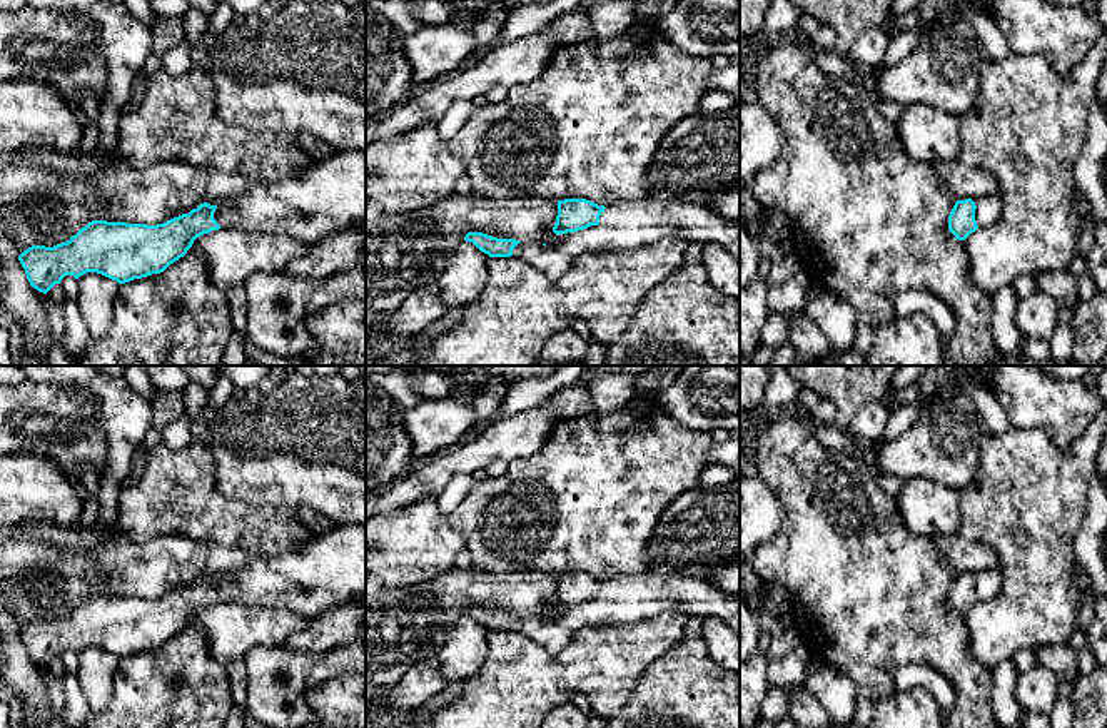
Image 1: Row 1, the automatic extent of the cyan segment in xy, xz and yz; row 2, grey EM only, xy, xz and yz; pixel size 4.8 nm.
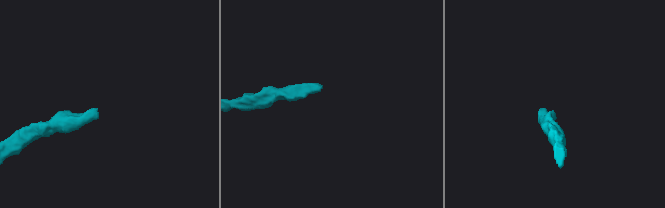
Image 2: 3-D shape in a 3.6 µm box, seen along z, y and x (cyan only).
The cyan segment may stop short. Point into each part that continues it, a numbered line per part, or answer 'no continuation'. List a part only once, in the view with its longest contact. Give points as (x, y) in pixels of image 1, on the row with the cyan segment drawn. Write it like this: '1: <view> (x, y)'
1: xz (623, 226)

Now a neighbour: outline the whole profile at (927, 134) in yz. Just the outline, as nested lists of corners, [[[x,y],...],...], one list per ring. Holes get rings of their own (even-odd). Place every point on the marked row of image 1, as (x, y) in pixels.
[[[910,104],[895,125],[910,159],[928,165],[960,159],[960,117],[927,104]]]

